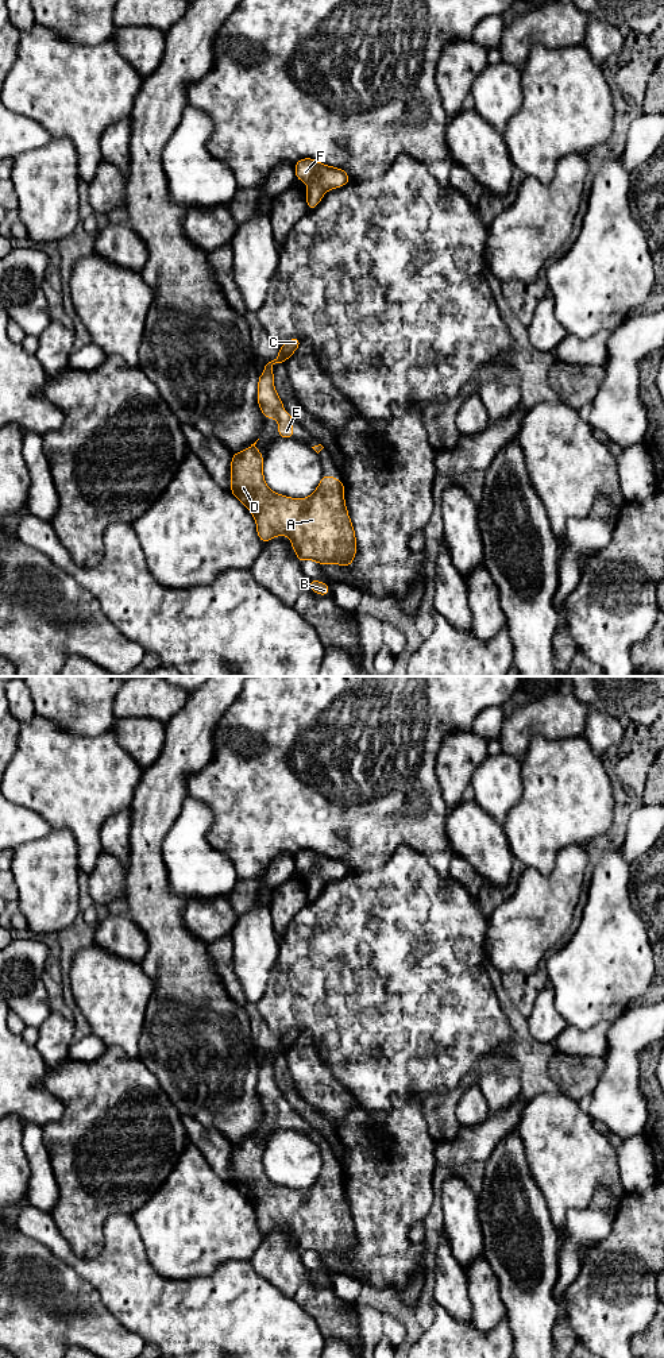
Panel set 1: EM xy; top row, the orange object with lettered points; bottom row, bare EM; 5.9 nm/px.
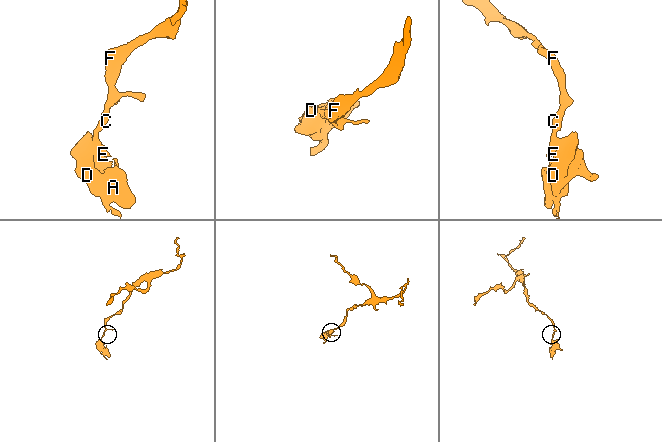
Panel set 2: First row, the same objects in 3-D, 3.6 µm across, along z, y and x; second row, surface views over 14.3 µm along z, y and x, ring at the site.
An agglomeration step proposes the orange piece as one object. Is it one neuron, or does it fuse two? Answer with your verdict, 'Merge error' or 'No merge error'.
No merge error

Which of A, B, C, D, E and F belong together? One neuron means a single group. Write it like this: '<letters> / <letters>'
A B C D E F

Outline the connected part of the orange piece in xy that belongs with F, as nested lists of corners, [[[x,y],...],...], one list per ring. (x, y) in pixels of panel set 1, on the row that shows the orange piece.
[[[302,158],[294,165],[296,178],[308,185],[305,194],[308,209],[312,211],[321,201],[325,192],[348,184],[350,175],[343,169],[320,163],[312,158]]]

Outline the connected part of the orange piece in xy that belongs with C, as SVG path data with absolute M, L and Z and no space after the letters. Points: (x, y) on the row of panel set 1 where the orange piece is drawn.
M292 337L289 342L279 347L279 355L265 366L265 371L259 375L258 381L258 405L267 418L278 420L278 435L282 439L294 437L296 433L292 425L296 420L290 413L285 413L285 405L278 397L274 387L273 364L286 362L294 351L300 347L301 340L298 337Z

